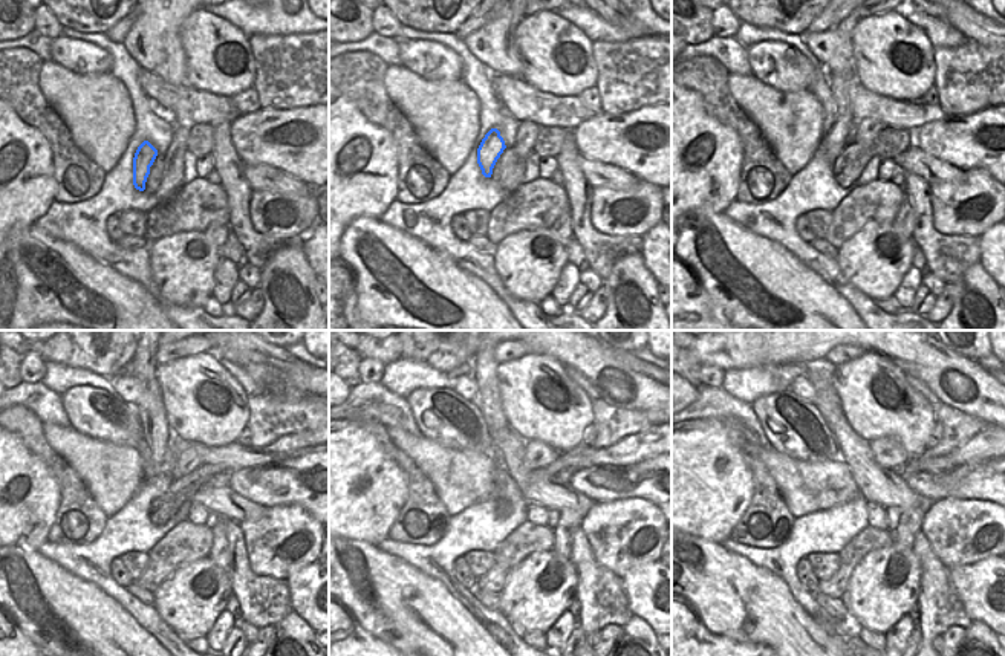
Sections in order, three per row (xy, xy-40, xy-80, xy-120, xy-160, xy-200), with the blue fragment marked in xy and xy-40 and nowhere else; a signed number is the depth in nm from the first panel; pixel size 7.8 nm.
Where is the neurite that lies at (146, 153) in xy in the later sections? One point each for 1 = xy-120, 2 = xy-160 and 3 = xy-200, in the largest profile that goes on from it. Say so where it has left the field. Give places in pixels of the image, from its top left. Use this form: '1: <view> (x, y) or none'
1: xy-120 (152, 413)
2: xy-160 (491, 412)
3: xy-200 (829, 370)

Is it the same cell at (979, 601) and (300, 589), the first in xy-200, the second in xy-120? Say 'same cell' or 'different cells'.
same cell

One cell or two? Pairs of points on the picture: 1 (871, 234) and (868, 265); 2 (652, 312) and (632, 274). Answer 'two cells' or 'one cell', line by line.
1: one cell
2: one cell

